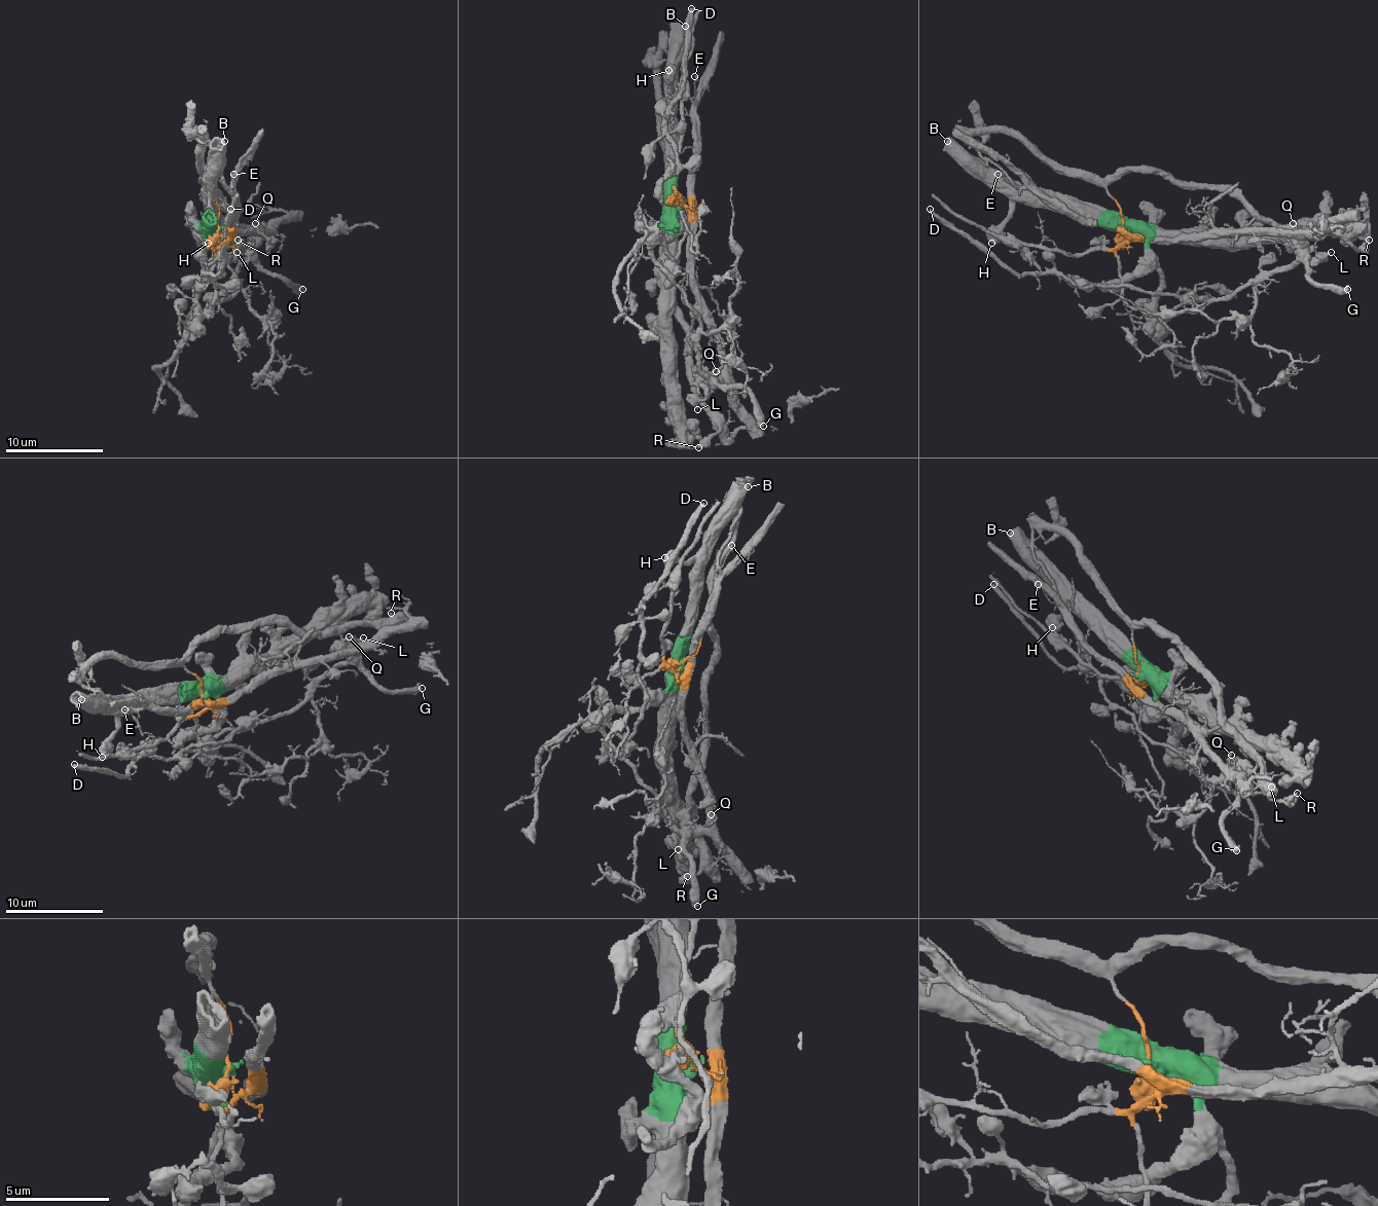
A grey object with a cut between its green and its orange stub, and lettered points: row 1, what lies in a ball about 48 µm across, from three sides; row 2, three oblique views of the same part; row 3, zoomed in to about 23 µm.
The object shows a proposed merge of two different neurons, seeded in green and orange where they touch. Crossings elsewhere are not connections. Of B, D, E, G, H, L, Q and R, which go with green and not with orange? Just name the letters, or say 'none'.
B, H

